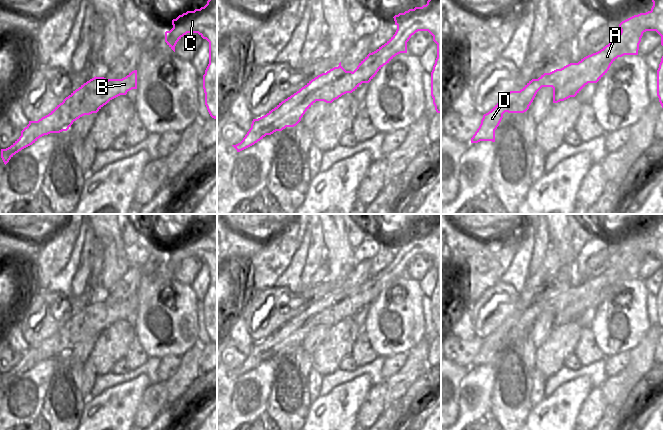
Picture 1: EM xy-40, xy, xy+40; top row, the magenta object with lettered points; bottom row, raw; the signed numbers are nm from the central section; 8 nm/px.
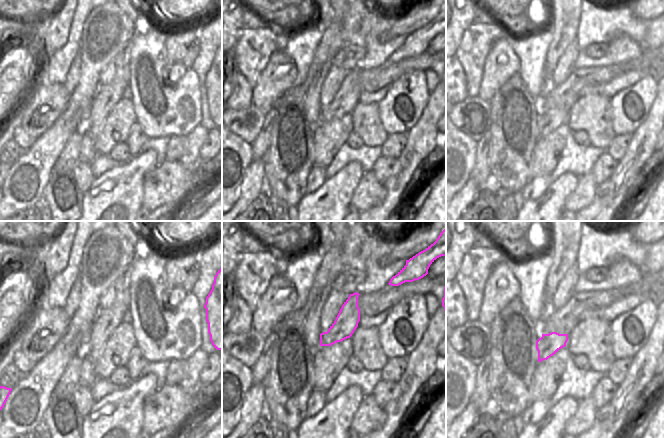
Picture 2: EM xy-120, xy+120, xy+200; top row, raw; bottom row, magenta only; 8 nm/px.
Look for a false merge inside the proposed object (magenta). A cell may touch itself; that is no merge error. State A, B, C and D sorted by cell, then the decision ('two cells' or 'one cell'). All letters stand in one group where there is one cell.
A B / C D | two cells

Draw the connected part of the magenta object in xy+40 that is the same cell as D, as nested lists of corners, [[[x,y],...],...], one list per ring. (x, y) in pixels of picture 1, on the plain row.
[[[561,292],[544,297],[538,303],[532,303],[520,315],[510,315],[488,337],[483,339],[479,352],[471,362],[471,367],[495,366],[495,354],[505,336],[524,337],[529,333],[542,311],[552,311],[553,315],[556,315],[567,305],[567,294]]]

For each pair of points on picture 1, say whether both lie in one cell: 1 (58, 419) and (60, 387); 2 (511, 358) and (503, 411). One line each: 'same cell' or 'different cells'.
1: same cell
2: same cell

